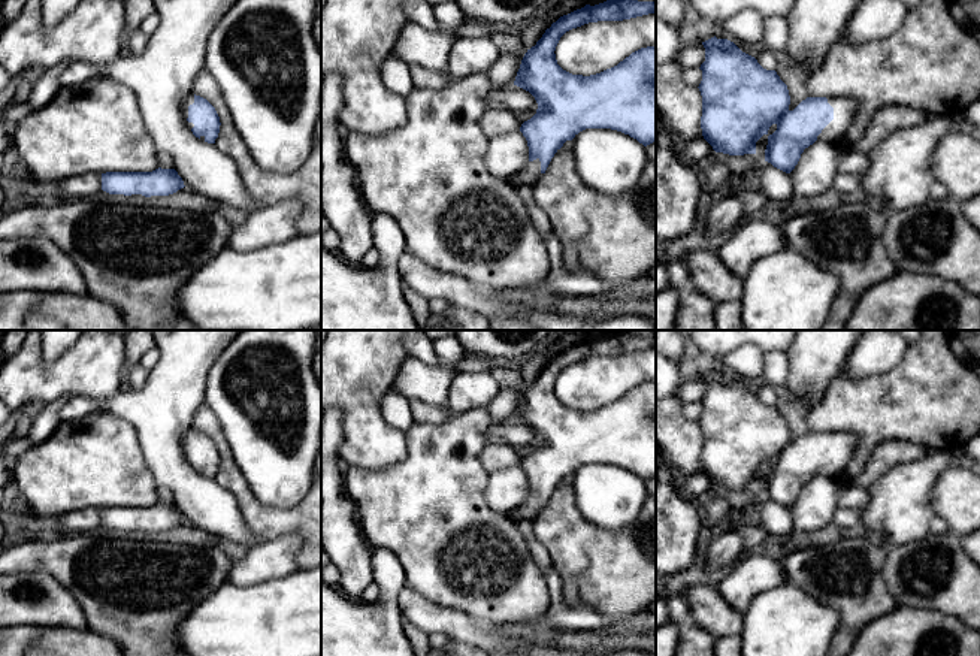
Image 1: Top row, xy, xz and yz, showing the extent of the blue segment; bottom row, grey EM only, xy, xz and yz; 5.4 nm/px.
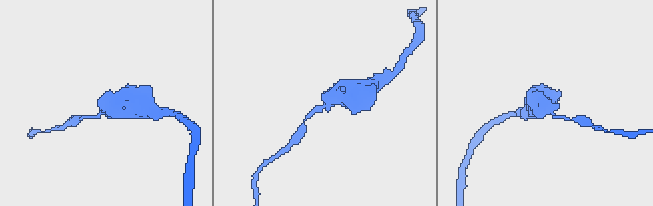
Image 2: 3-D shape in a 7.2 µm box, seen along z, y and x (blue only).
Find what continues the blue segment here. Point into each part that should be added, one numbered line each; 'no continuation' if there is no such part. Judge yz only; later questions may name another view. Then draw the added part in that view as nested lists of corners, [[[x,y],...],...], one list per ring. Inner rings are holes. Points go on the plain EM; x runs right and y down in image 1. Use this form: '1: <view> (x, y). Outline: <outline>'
1: yz (844, 444). Outline: [[[834,432],[828,433],[828,438],[834,442],[834,454],[822,465],[822,468],[817,471],[817,475],[835,477],[847,466],[856,453],[858,435]]]

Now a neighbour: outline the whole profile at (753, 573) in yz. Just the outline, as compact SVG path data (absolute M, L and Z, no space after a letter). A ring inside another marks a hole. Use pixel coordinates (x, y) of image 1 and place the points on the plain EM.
M754 550L739 556L729 572L714 584L714 589L742 614L757 595L775 589L784 581L778 559Z

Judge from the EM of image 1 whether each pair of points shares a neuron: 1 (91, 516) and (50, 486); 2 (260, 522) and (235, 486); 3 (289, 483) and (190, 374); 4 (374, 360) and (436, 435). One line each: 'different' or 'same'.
1: different
2: same
3: different
4: different

